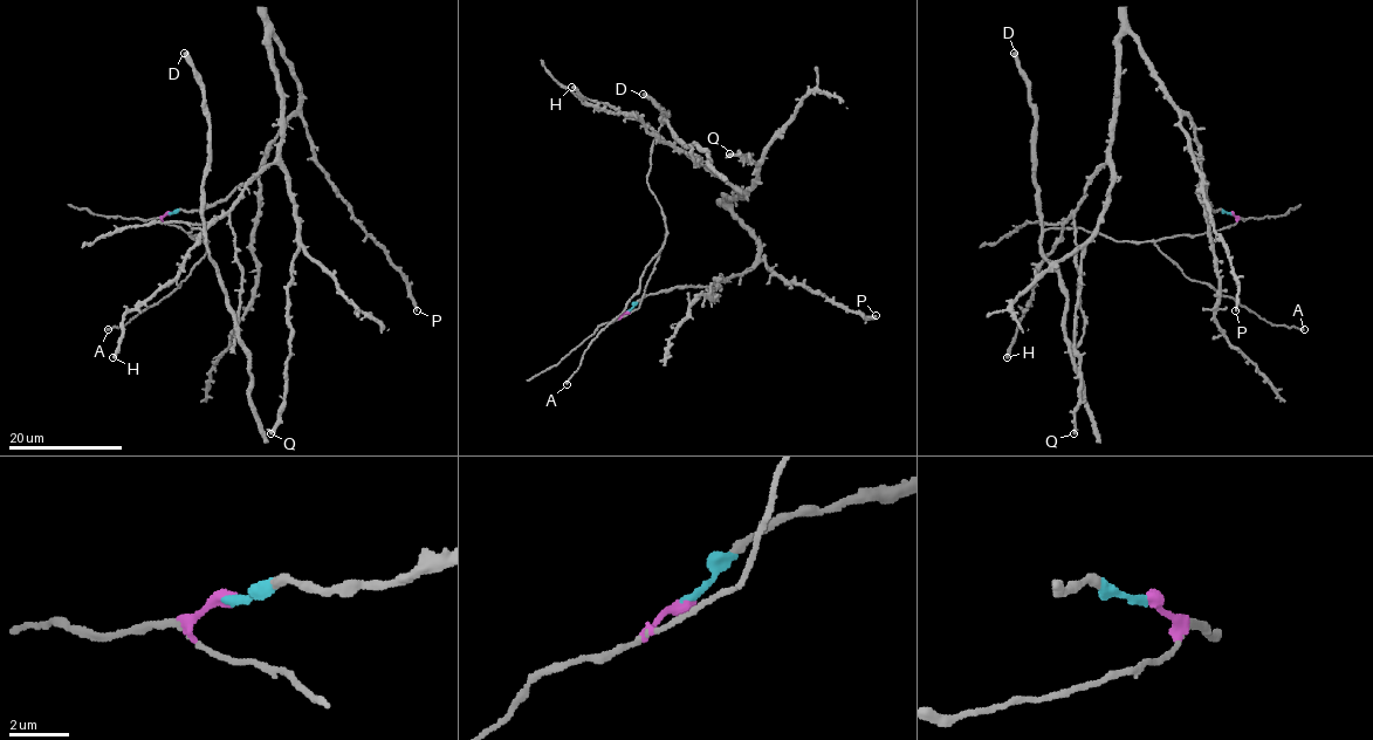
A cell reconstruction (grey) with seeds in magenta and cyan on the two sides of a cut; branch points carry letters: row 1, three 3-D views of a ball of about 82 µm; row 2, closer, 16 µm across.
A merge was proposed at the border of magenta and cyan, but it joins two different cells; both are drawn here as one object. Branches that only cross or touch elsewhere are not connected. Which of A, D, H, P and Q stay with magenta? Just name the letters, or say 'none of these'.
A, D

